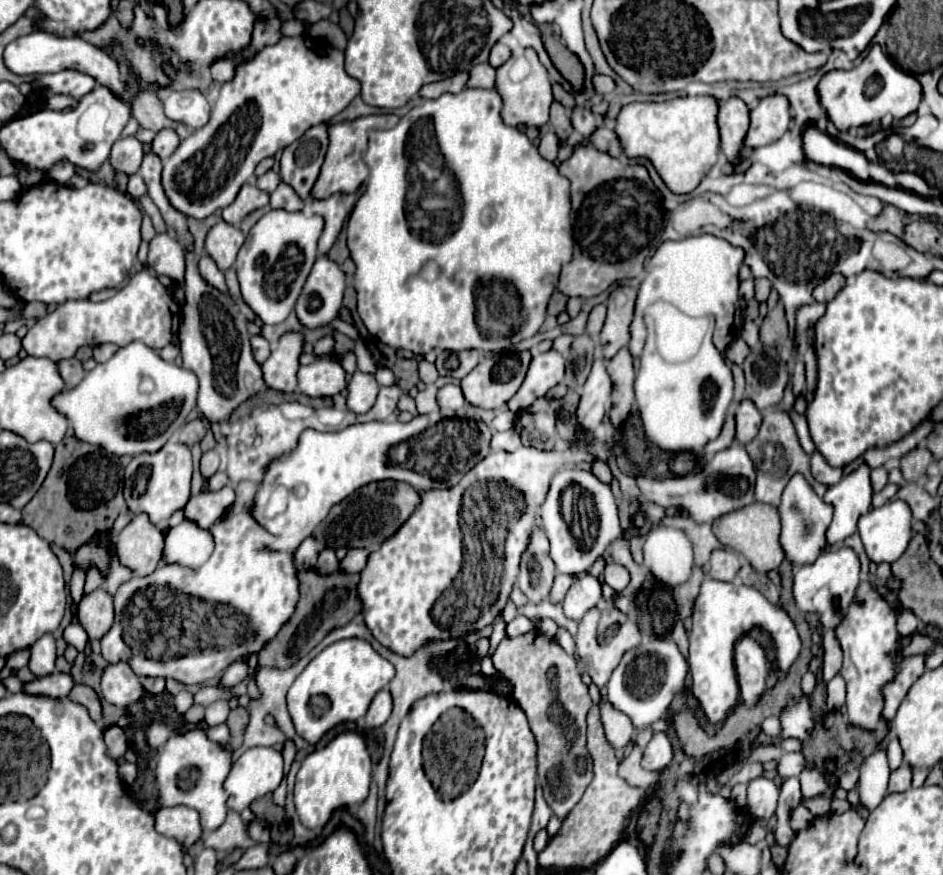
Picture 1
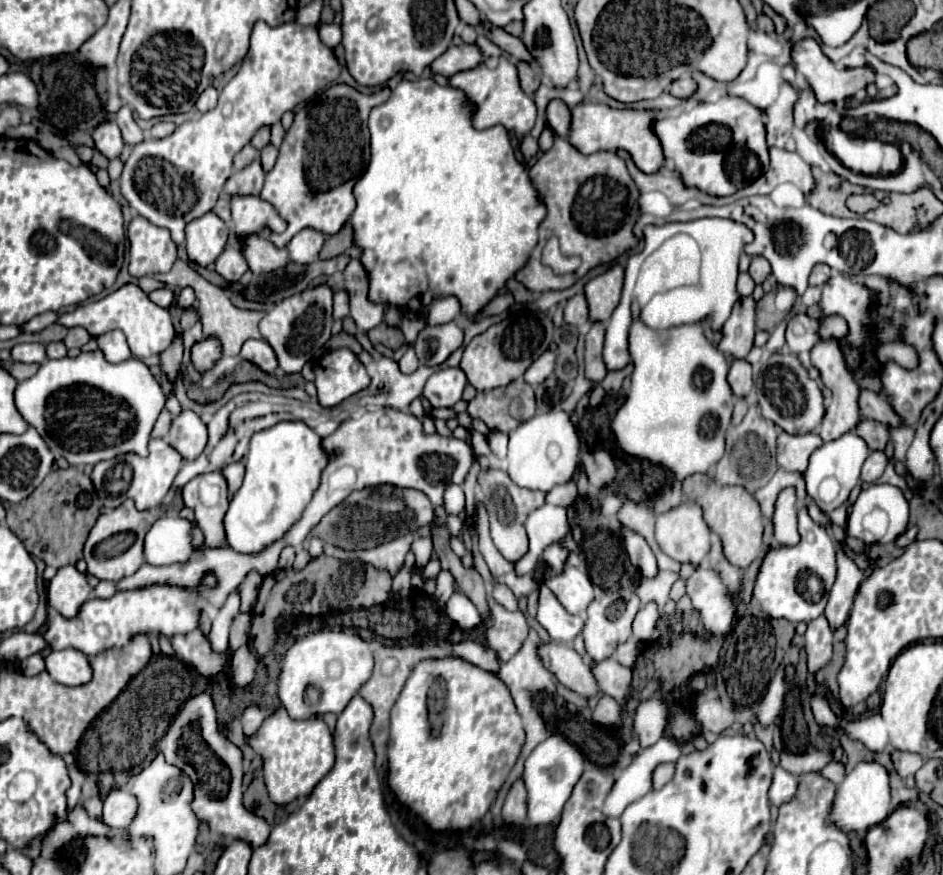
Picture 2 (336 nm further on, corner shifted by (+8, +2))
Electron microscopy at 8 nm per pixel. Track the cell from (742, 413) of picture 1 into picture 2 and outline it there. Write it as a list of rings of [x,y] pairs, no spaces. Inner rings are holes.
[[[735,360],[731,370],[729,370],[729,378],[727,378],[733,394],[737,398],[747,398],[751,388],[753,388],[753,378],[751,378],[751,366],[745,360]]]

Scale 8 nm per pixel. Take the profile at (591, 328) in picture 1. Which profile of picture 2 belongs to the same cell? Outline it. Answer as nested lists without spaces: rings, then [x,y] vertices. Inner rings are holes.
[[[575,294],[565,304],[565,322],[571,326],[581,326],[589,320],[587,316],[587,300],[585,294]]]

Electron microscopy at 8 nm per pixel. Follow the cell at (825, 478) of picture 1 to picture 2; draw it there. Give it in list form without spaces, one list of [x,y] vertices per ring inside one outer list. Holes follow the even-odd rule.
[[[781,432],[777,438],[777,462],[787,472],[805,472],[811,452],[821,446],[823,440],[815,432],[803,436],[791,436]]]

